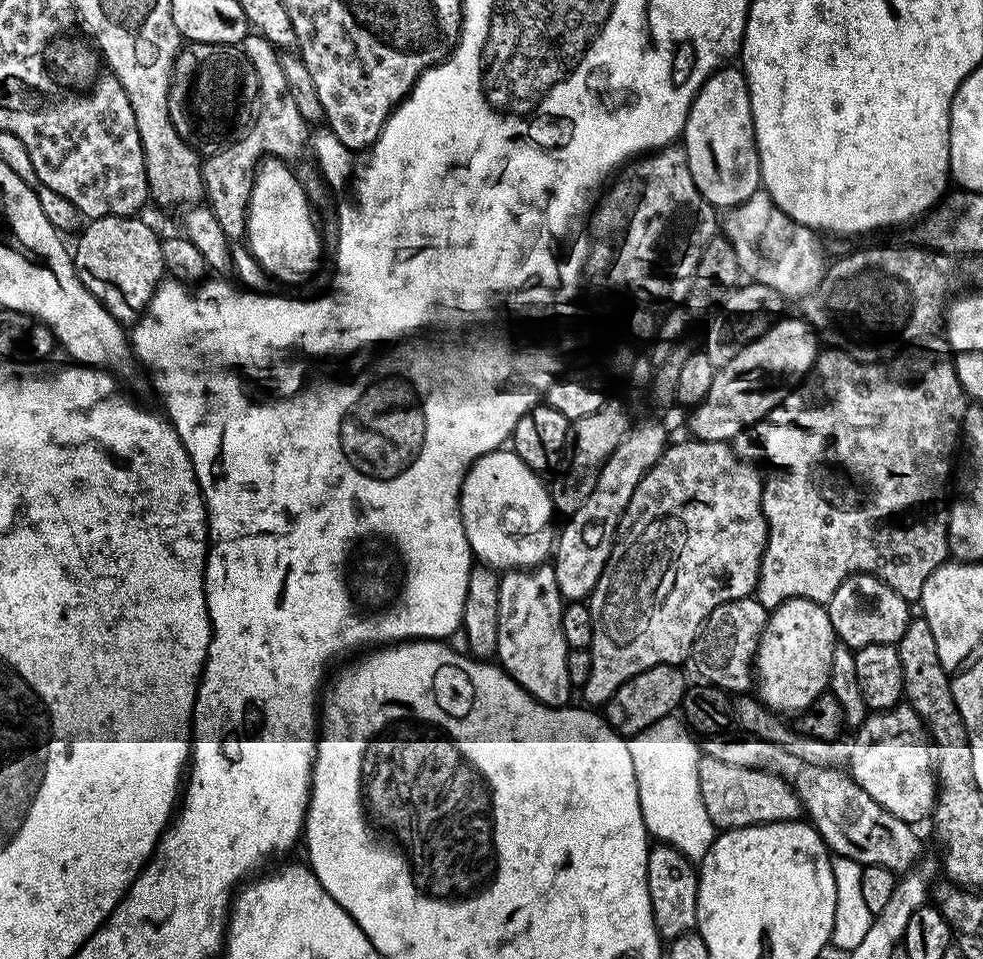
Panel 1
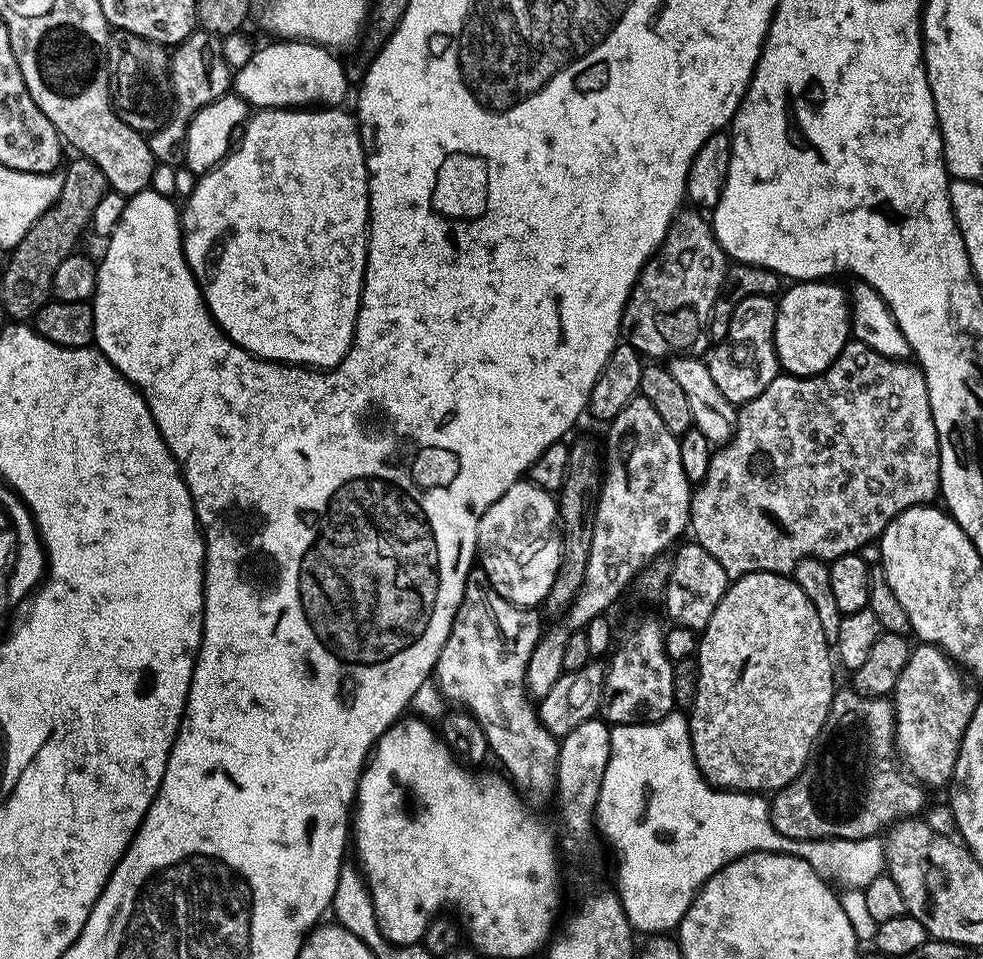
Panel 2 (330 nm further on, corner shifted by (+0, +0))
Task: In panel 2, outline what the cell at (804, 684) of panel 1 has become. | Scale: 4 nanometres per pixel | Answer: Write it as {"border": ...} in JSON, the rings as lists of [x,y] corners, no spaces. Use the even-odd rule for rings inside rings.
{"border":[[[751,572],[745,576],[737,576],[724,591],[724,597],[718,602],[710,622],[702,630],[698,640],[698,651],[694,657],[698,666],[698,686],[696,697],[688,716],[688,729],[692,739],[692,753],[696,759],[698,770],[704,779],[717,790],[734,792],[751,792],[753,794],[775,794],[789,784],[800,771],[808,765],[815,749],[820,732],[832,708],[832,697],[838,684],[832,681],[832,664],[834,668],[834,652],[826,642],[826,634],[822,634],[822,622],[818,622],[818,610],[814,610],[814,602],[802,594],[791,575],[778,572]]]}

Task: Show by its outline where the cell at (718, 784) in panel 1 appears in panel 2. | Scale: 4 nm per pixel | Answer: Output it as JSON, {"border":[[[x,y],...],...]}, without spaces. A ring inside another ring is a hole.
{"border":[[[841,687],[832,697],[832,708],[808,765],[771,797],[774,830],[791,840],[870,840],[879,837],[898,820],[919,817],[925,811],[925,789],[901,771],[897,756],[896,709],[891,699],[863,696],[851,687]]]}

